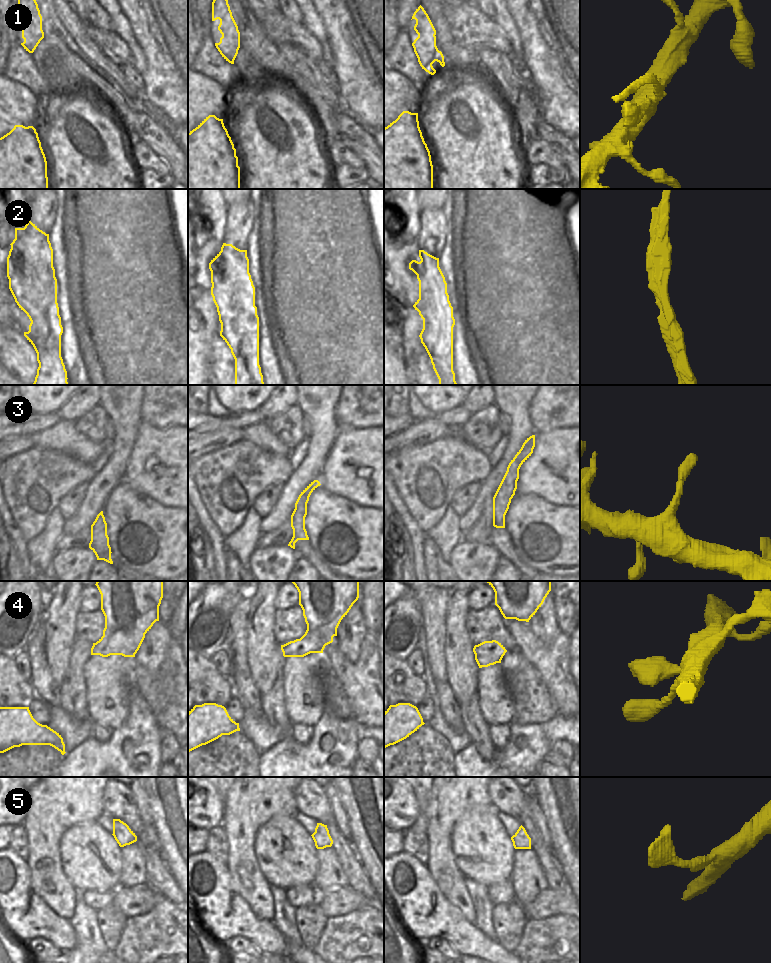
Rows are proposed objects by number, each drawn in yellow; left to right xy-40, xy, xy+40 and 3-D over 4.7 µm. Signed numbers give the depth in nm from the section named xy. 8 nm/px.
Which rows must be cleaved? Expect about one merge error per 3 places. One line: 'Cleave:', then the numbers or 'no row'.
Cleave: 1, 2

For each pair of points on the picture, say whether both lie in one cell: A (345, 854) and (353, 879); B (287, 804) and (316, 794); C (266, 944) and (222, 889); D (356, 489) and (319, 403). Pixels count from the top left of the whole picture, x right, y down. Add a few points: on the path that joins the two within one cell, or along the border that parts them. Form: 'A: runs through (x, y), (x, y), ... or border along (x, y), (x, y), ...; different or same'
A: runs through (349, 860), (353, 873); same
B: border along (296, 787), (295, 803), (298, 811); different
C: runs through (249, 927), (233, 917), (225, 917), (222, 906); same
D: border along (340, 427), (325, 461); different

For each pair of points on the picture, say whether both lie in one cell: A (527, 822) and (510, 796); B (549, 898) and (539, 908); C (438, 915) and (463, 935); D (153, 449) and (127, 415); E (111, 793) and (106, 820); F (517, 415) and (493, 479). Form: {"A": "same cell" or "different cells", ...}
{"A": "different cells", "B": "same cell", "C": "same cell", "D": "different cells", "E": "different cells", "F": "same cell"}

